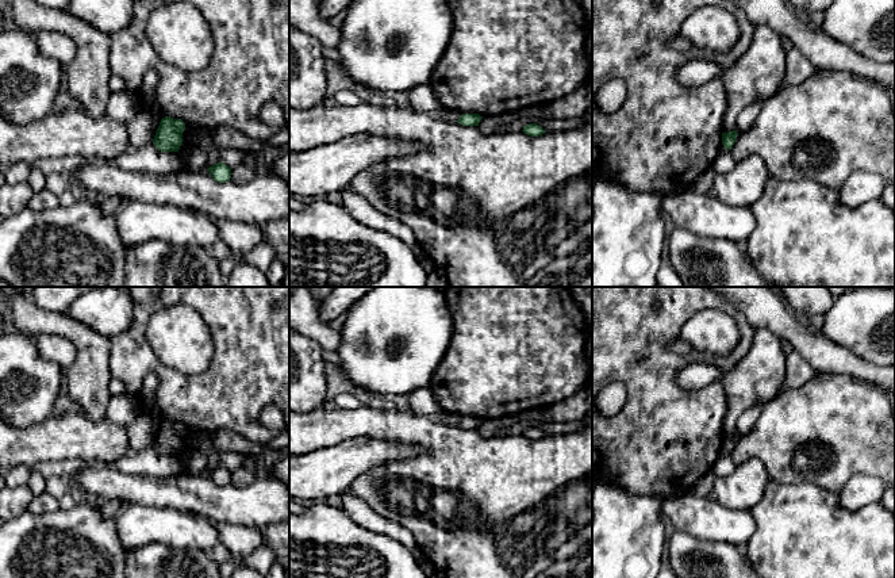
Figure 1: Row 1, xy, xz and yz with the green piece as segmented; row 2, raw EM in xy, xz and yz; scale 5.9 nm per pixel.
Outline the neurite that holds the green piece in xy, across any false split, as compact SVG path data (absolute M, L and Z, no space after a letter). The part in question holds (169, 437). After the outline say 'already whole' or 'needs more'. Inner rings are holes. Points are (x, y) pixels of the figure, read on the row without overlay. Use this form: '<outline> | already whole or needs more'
M165 420L161 422L153 447L161 455L178 455L183 448L185 426L181 422Z | already whole

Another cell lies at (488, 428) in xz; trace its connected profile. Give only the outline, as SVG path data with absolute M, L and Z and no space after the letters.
M495 418L483 420L477 429L480 436L484 439L495 437L500 430L502 430L502 422L500 420Z

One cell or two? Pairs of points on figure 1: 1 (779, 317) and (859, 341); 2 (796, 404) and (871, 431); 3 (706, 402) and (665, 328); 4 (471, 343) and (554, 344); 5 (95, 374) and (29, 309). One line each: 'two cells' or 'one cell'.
1: two cells
2: one cell
3: one cell
4: one cell
5: one cell

